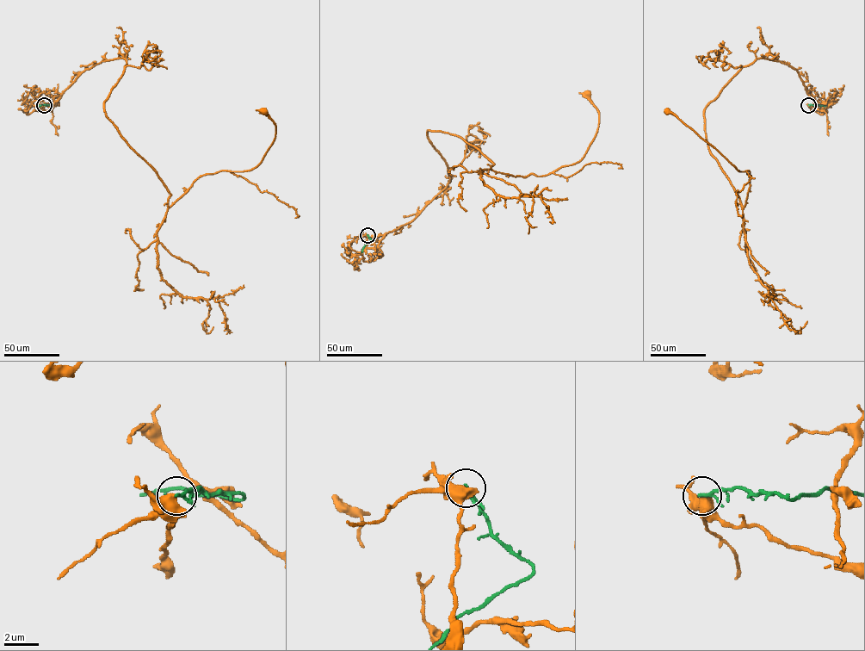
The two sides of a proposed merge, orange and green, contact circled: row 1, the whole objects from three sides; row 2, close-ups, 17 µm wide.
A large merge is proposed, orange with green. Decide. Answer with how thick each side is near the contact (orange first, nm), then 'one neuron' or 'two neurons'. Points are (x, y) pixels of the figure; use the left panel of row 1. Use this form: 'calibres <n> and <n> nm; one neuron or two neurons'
calibres 650 and 160 nm; two neurons

